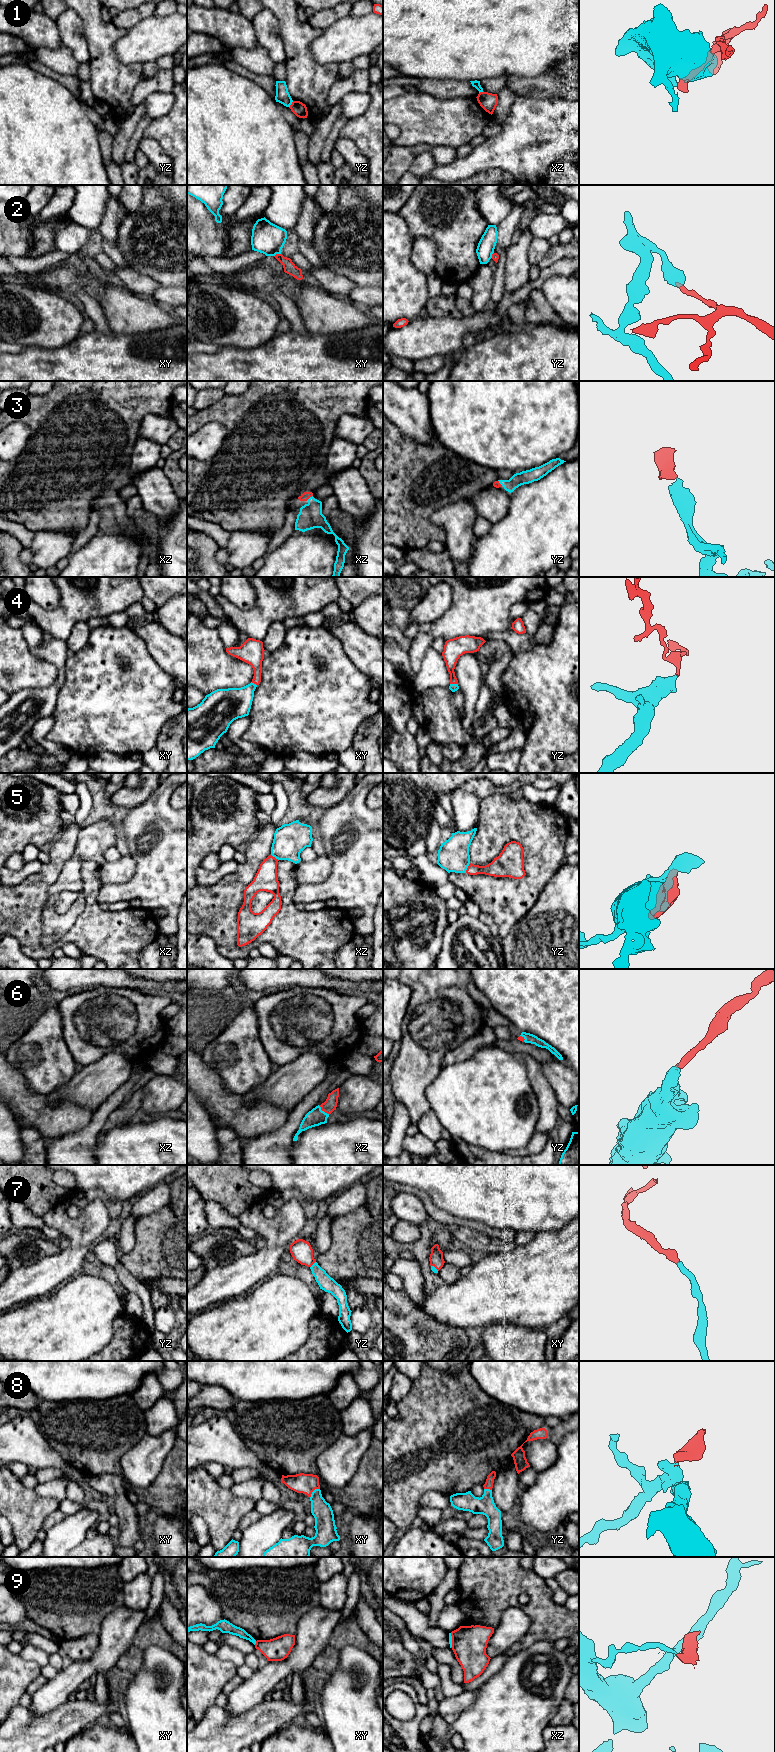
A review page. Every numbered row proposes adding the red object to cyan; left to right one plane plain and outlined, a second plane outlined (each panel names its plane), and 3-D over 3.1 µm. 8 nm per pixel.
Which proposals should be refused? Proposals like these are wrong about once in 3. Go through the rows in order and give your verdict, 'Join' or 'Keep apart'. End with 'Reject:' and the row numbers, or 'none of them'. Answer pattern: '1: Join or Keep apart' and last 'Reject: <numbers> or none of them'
1: Keep apart
2: Keep apart
3: Join
4: Join
5: Join
6: Join
7: Join
8: Join
9: Keep apart
Reject: 1, 2, 9

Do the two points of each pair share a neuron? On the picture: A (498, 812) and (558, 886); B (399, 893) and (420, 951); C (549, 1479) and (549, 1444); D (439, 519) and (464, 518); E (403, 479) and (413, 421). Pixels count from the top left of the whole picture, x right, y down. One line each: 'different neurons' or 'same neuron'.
A: different neurons
B: same neuron
C: different neurons
D: same neuron
E: different neurons

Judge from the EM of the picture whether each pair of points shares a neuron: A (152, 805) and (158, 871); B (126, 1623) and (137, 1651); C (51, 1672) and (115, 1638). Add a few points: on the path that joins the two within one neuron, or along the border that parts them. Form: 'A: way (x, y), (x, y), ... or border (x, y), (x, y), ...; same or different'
A: way (155, 821), (164, 833), (164, 855); same
B: border (130, 1648), (116, 1662); different
C: border (58, 1671), (52, 1678), (47, 1680); different

